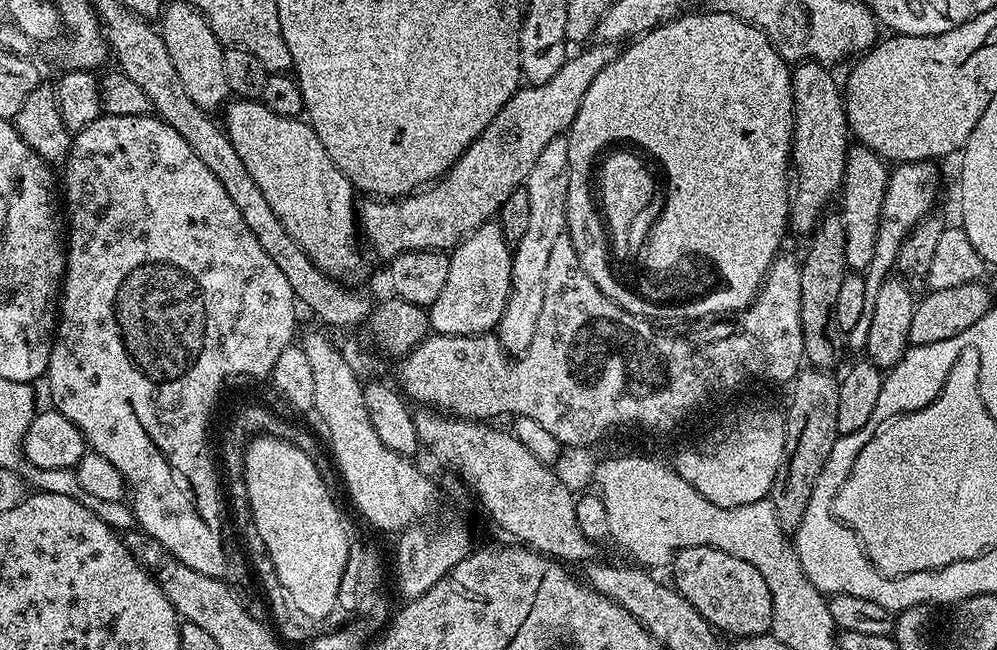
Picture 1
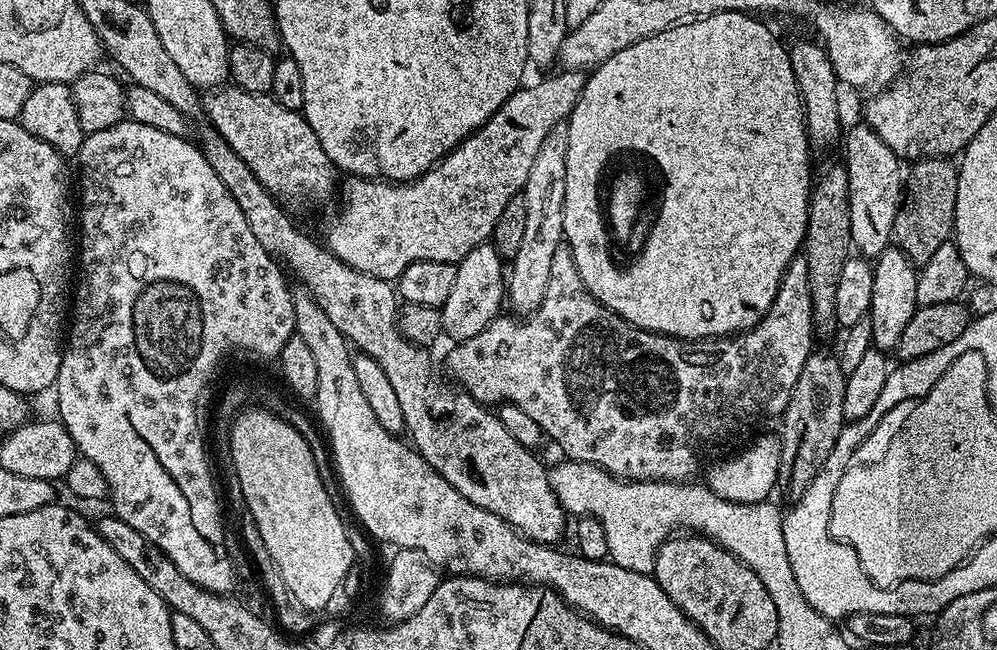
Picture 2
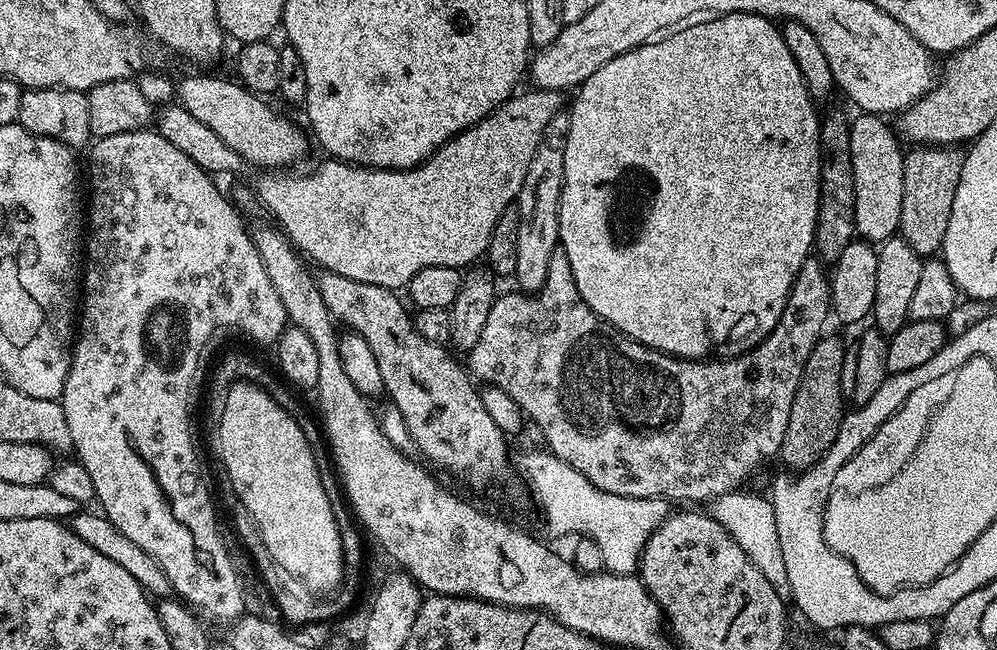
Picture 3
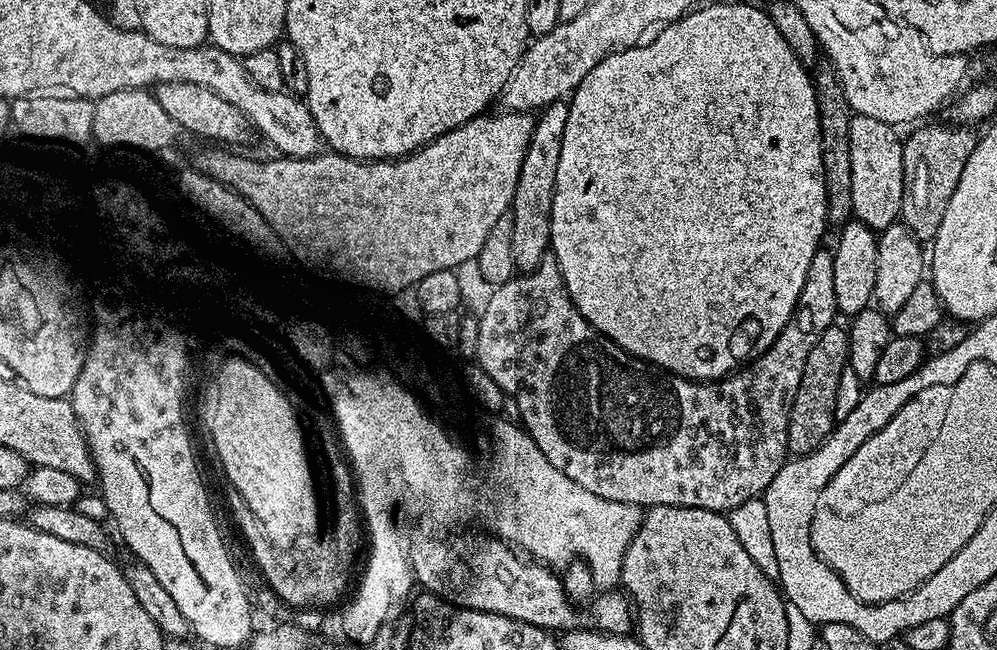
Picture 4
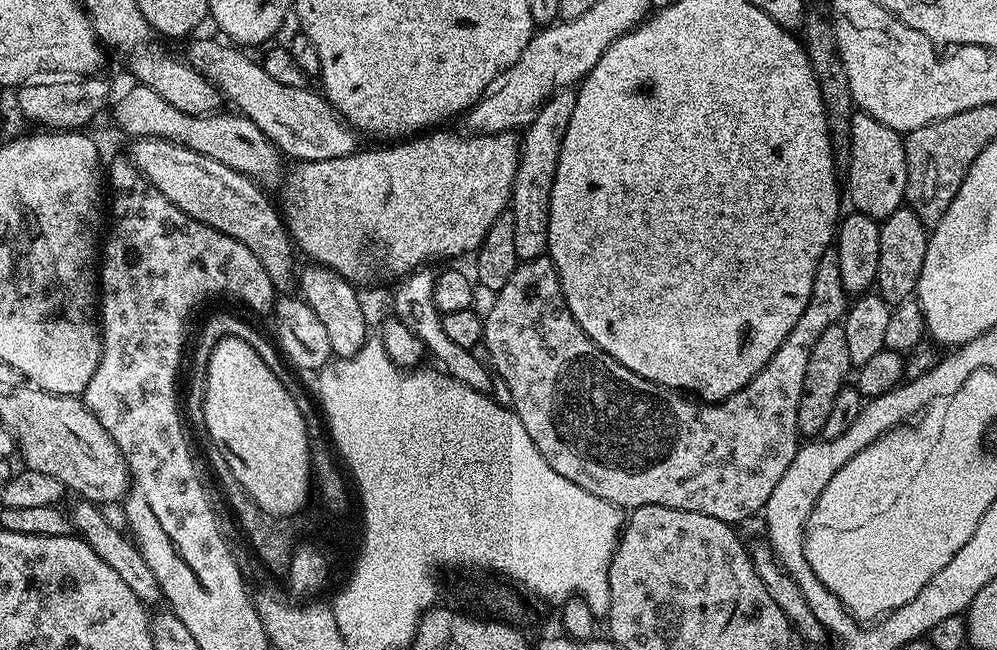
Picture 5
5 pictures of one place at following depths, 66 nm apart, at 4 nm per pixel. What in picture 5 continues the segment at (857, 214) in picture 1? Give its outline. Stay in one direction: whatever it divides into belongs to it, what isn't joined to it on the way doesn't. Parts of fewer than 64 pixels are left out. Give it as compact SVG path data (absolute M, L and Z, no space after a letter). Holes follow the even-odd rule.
M857 111L852 118L850 138L852 139L852 145L850 146L850 158L846 165L846 171L848 171L848 184L846 180L847 199L848 196L852 199L851 207L855 211L882 222L890 214L894 214L894 210L898 210L905 203L904 191L908 181L908 167L906 166L904 136L899 132L890 130L890 126L878 122L873 116L869 116L868 113Z

